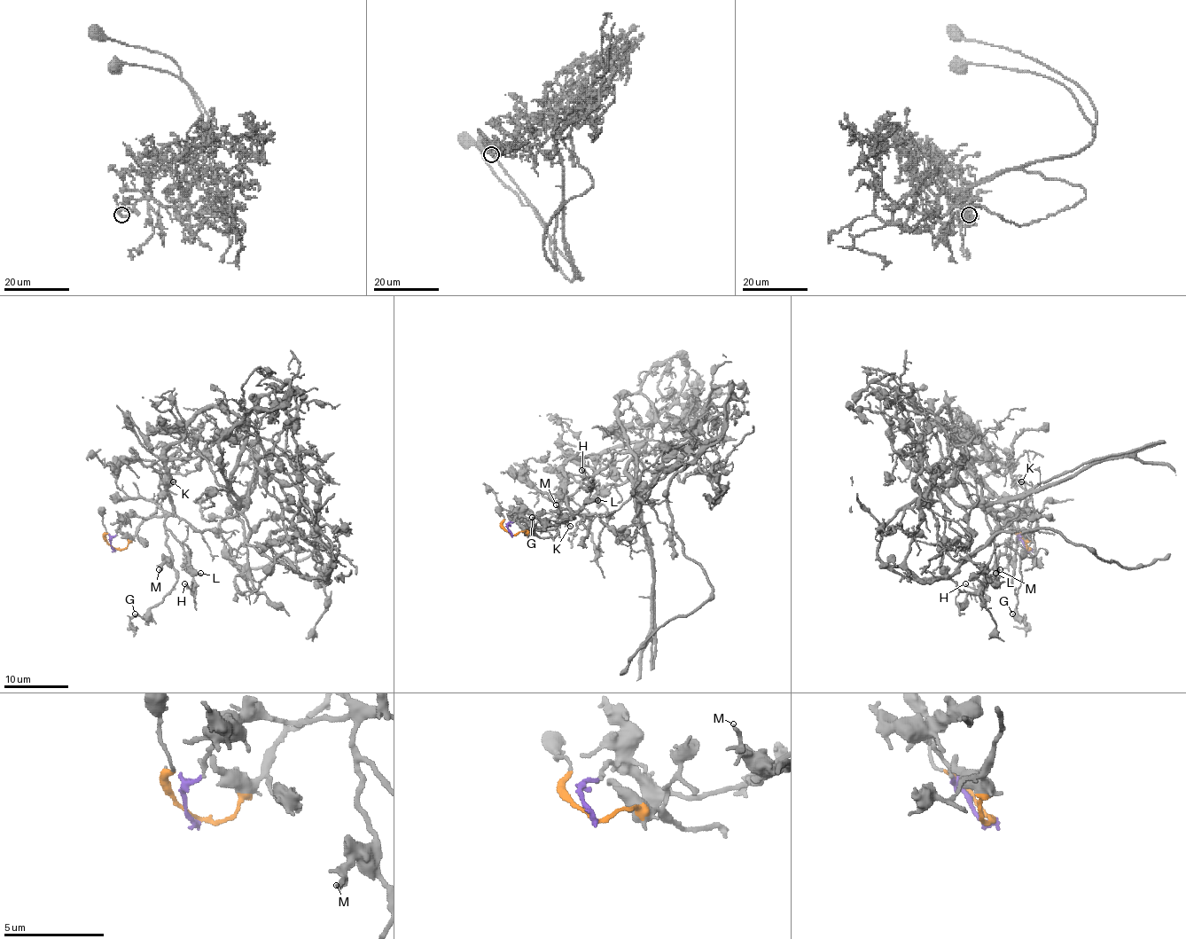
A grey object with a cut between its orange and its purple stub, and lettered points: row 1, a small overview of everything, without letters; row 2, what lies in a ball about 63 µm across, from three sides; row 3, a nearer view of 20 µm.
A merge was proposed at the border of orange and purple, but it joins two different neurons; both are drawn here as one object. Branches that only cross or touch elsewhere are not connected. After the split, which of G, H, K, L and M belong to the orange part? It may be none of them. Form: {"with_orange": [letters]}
{"with_orange": ["K"]}

